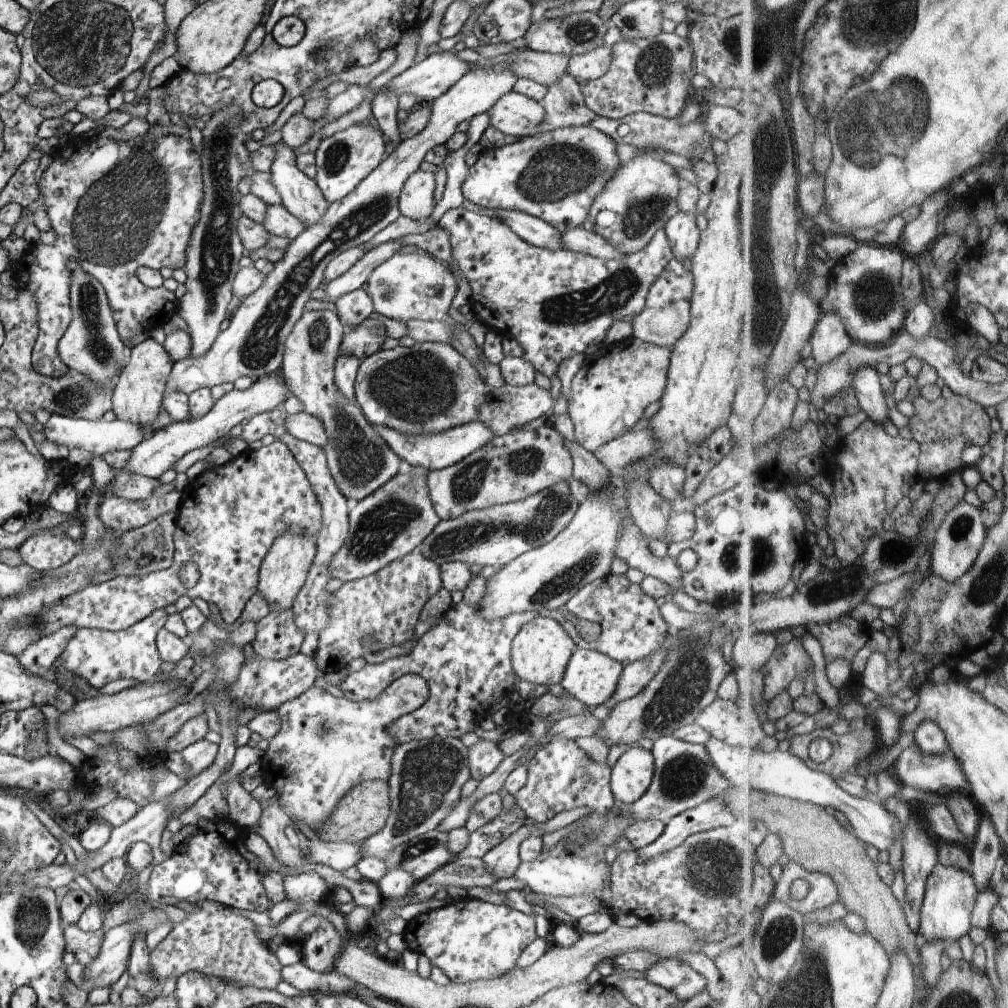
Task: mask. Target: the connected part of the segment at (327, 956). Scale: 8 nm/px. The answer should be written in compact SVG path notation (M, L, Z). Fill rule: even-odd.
M322 918L318 930L298 944L301 962L310 970L322 973L335 969L336 958L342 950L344 940L333 924Z

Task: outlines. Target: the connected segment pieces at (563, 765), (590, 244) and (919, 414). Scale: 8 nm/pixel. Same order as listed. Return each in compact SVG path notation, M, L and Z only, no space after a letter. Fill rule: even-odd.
M574 739L550 740L540 749L529 763L526 785L515 795L516 802L525 817L544 823L558 813L573 808L590 807L595 811L610 810L618 806L613 797L611 786L611 768L593 761Z
M576 227L562 235L563 248L575 253L590 255L599 259L622 259L626 258L616 247L613 247L602 235L586 231Z
M954 392L949 398L944 396L935 401L920 396L914 400L914 405L916 413L910 418L908 433L923 444L921 462L926 464L926 468L930 468L930 470L920 469L922 479L940 478L940 466L942 466L942 476L944 476L944 468L946 468L946 474L958 472L958 470L950 470L950 452L962 454L972 444L986 446L993 442L992 416L988 414L988 410L981 402L974 400L971 396ZM962 442L968 442L968 444L960 446Z

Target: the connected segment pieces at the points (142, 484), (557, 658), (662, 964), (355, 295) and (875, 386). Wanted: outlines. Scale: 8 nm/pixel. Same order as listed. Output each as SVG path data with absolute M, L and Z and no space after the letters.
M118 472L112 482L112 490L116 497L136 502L149 499L157 487L162 486L160 478L151 478L130 472Z
M542 614L528 624L524 624L512 642L511 664L513 672L521 680L536 686L554 686L563 679L570 657L577 644L558 622Z
M674 958L658 959L645 970L645 976L652 984L671 990L675 996L678 996L684 1002L690 1000L704 989L711 989L711 984L704 976L694 970L688 963Z
M360 288L336 300L337 316L348 330L349 326L357 326L365 322L374 311L372 298L366 290Z
M864 367L856 377L854 388L860 394L861 405L869 418L890 426L887 390L882 386L882 374L876 367Z

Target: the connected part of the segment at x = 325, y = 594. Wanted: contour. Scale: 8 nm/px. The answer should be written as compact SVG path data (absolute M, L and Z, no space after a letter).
M310 578L302 586L296 600L294 600L293 612L296 626L307 634L318 634L328 624L328 600L332 593L326 590L328 580L326 578Z

